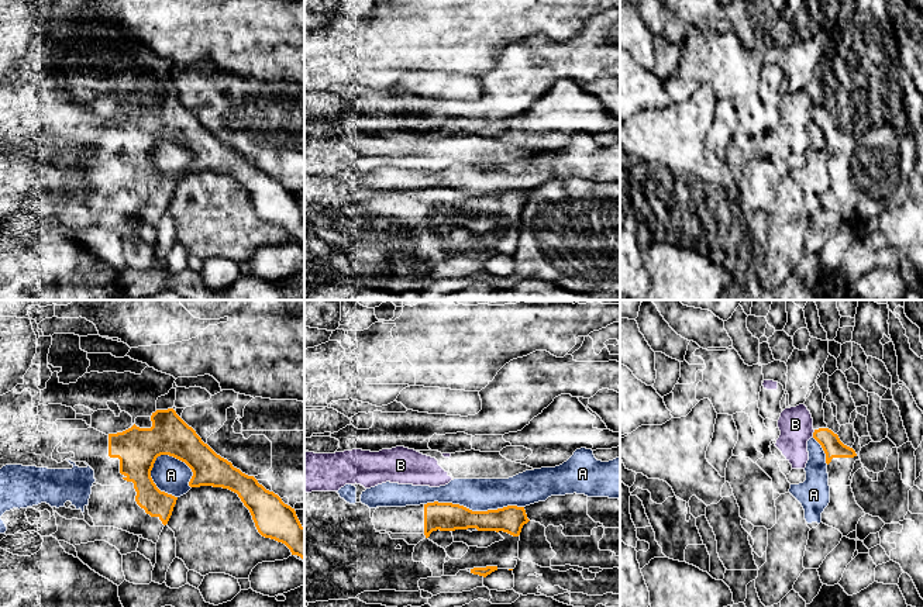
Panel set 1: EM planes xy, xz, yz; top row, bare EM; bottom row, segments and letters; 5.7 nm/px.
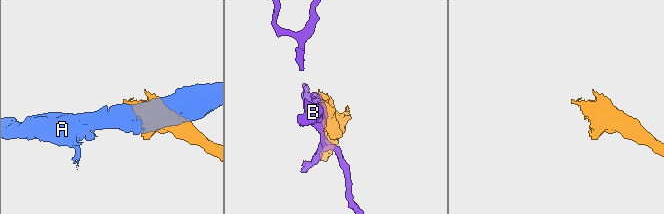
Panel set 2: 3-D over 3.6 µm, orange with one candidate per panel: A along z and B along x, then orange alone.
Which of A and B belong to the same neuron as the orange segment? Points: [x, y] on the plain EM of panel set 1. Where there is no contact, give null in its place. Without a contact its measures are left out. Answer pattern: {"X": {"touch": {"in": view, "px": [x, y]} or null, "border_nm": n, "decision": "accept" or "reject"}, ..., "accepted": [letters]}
{"A": {"touch": {"in": "xy", "px": [182, 145]}, "border_nm": 280, "decision": "reject"}, "B": {"touch": {"in": "yz", "px": [813, 117]}, "border_nm": 40, "decision": "reject"}, "accepted": []}

